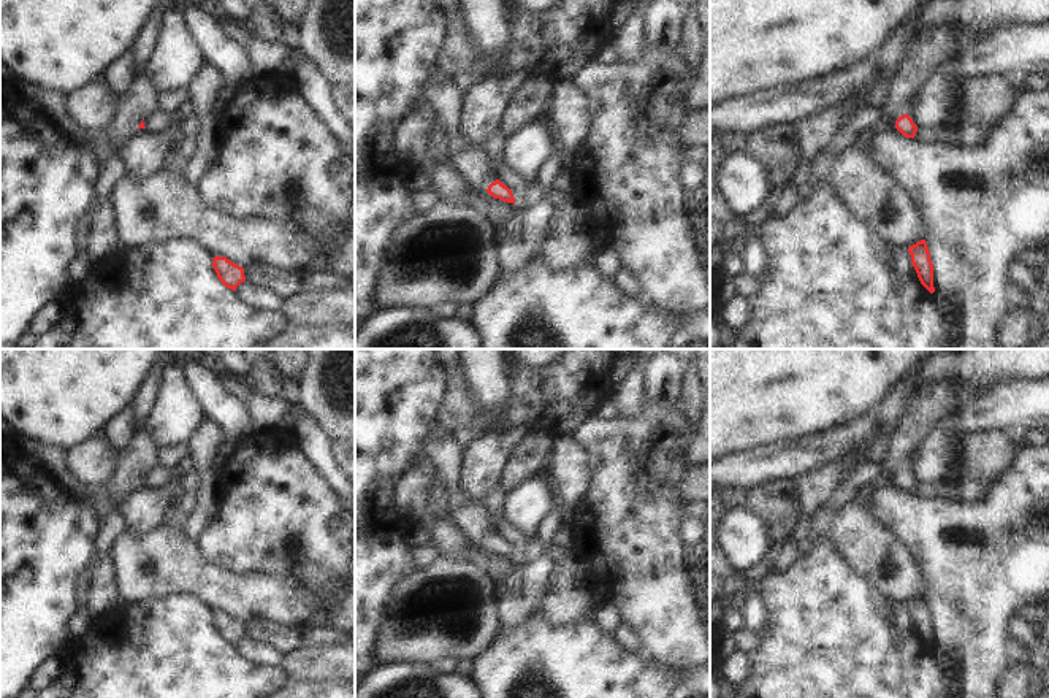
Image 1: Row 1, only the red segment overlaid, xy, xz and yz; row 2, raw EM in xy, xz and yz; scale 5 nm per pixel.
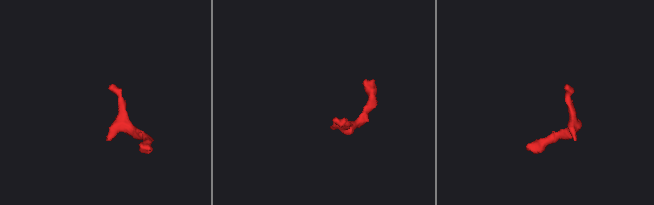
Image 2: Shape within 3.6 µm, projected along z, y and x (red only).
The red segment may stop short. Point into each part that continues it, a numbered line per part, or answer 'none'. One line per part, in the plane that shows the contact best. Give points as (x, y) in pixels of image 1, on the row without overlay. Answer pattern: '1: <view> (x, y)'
1: yz (930, 403)

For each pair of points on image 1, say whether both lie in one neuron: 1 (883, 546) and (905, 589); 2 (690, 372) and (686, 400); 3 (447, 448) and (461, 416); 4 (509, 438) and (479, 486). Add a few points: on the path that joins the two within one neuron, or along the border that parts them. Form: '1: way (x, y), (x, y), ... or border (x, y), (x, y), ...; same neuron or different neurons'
1: way (891, 557), (899, 565), (899, 578); same neuron
2: way (690, 378), (690, 394); same neuron
3: border (438, 419), (452, 430); different neurons
4: way (498, 449), (482, 465), (479, 475); same neuron

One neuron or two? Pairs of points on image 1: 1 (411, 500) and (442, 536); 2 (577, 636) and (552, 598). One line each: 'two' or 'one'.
1: two
2: two

